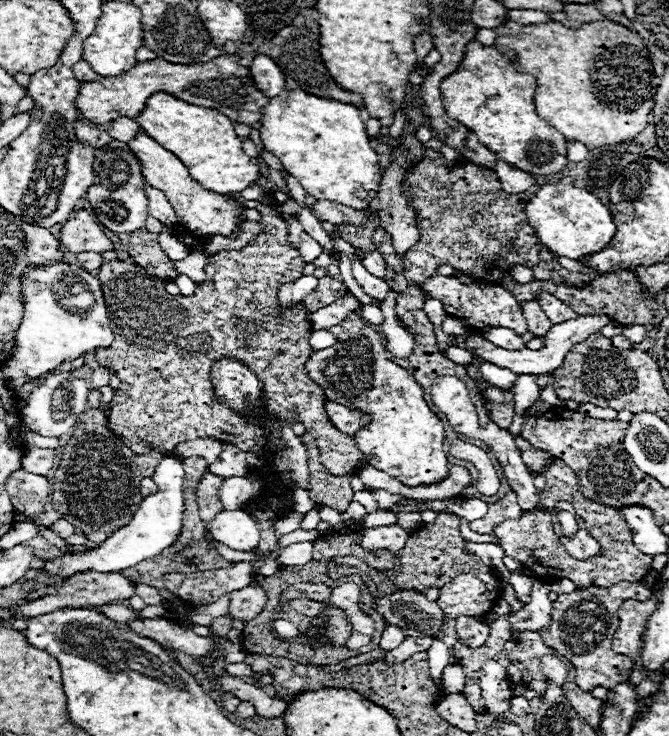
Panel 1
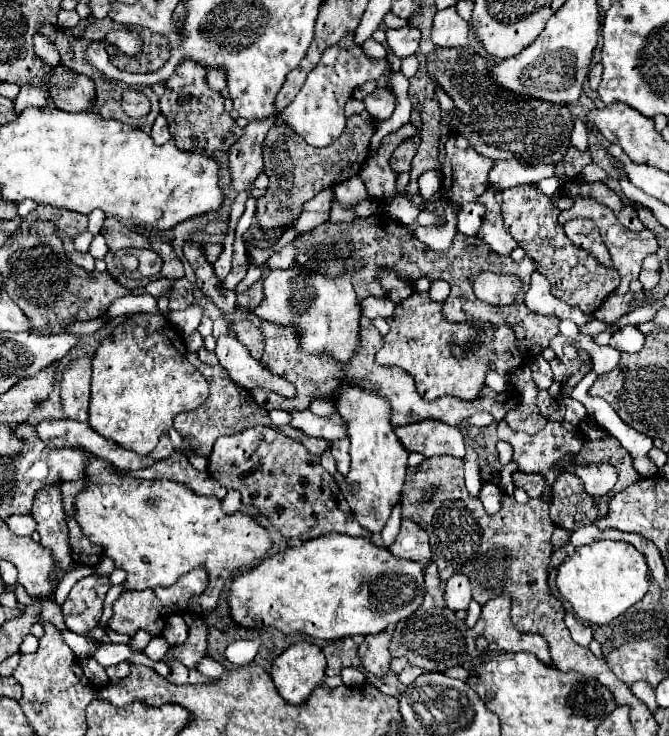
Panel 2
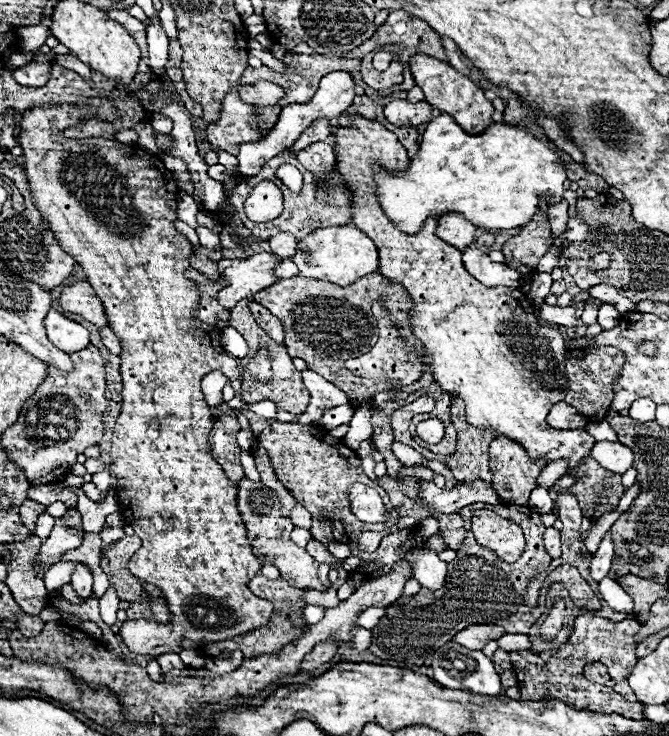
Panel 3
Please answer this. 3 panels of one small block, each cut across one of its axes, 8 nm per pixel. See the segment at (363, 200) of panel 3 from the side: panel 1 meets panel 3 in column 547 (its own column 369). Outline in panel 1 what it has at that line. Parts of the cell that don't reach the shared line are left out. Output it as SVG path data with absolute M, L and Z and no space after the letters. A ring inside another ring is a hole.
M354 312L328 330L338 338L338 346L314 350L306 362L306 372L322 386L328 400L346 402L346 406L352 402L352 408L370 416L370 424L354 434L354 442L368 456L368 462L406 486L442 480L450 468L444 454L444 424L428 408L416 378L386 356L388 350L380 332L364 324Z

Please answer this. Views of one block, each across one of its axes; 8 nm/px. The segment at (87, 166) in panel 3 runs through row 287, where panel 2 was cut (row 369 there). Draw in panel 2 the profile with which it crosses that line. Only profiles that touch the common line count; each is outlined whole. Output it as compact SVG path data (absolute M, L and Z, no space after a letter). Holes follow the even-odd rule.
M134 314L128 322L116 326L116 328L100 342L100 346L98 346L98 350L96 350L94 358L92 358L92 384L90 384L90 386L92 386L90 410L88 410L88 416L90 416L90 418L88 418L88 424L90 424L90 428L94 428L94 432L102 434L104 438L110 438L110 440L122 444L124 448L134 450L134 452L138 452L138 454L142 454L142 456L144 456L144 454L150 454L150 452L156 448L158 438L160 438L162 434L166 434L166 432L172 428L172 420L174 420L176 414L186 412L186 410L194 410L194 408L198 408L198 406L208 398L208 382L206 382L204 376L188 362L188 358L186 358L186 346L184 346L182 334L180 334L176 328L170 328L170 324L168 324L162 316L158 316L158 314Z

